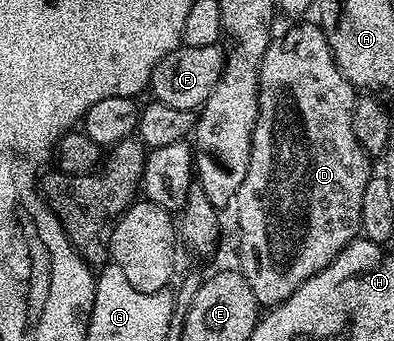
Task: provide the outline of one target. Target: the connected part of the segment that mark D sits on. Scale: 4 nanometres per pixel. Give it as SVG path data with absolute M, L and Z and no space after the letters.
M317 23L314 24L298 24L295 28L290 28L282 37L271 39L268 50L264 54L262 59L262 65L258 67L258 117L256 118L256 126L254 127L254 133L252 134L252 154L250 155L250 161L248 162L248 174L244 174L244 182L240 186L238 195L236 197L236 209L238 208L238 264L237 267L240 269L242 276L248 282L248 286L252 286L252 294L256 294L259 305L262 306L273 306L275 304L283 304L289 296L296 291L298 287L304 282L308 282L308 278L312 278L316 274L320 274L320 270L324 270L330 265L335 258L337 258L343 250L348 247L352 241L359 239L362 231L362 223L360 222L360 201L364 199L364 186L368 186L372 175L372 164L371 157L367 156L366 152L360 146L360 142L356 142L356 134L352 134L352 114L354 113L354 105L356 103L356 89L346 81L344 74L336 66L334 61L334 55L332 50L328 46L326 41L326 35L322 33L321 27Z

